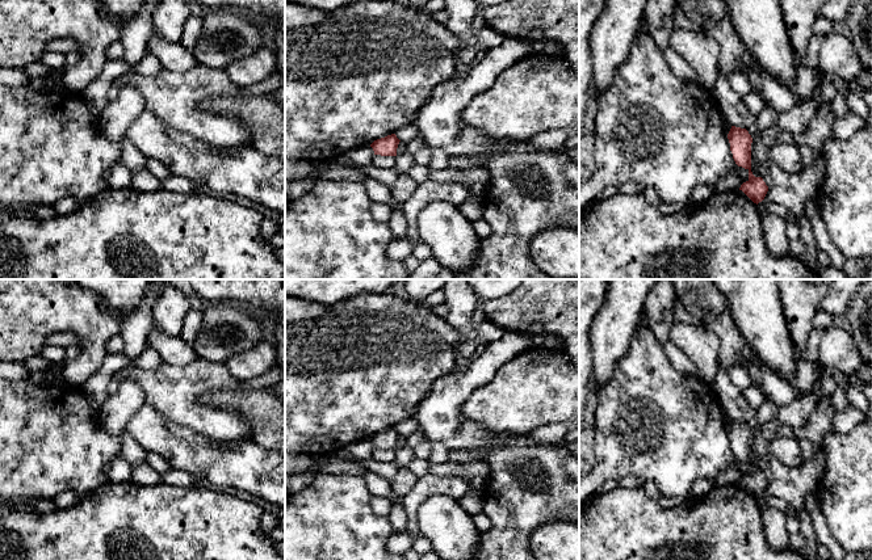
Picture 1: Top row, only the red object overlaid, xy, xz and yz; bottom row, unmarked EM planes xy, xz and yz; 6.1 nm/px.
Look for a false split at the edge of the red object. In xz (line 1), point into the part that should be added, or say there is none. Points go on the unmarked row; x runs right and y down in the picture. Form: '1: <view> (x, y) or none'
1: none

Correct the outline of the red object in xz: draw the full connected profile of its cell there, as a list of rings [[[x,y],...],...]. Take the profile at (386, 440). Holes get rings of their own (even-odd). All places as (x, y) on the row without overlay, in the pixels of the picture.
[[[395,428],[387,429],[385,431],[374,434],[370,441],[374,445],[374,449],[381,450],[397,450],[397,442],[399,438],[399,433]]]

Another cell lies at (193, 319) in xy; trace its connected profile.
[[[192,308],[184,319],[180,337],[193,346],[204,321],[202,311]]]

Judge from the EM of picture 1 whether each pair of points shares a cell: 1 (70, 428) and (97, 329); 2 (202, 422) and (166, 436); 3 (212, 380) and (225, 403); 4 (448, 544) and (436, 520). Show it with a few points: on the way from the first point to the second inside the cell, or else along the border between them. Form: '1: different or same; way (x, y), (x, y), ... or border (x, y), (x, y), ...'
1: different; border (63, 379), (82, 387)
2: different; border (158, 413), (213, 442)
3: different; border (240, 388), (206, 391), (198, 401)
4: same; way (448, 538), (448, 531), (443, 526)

